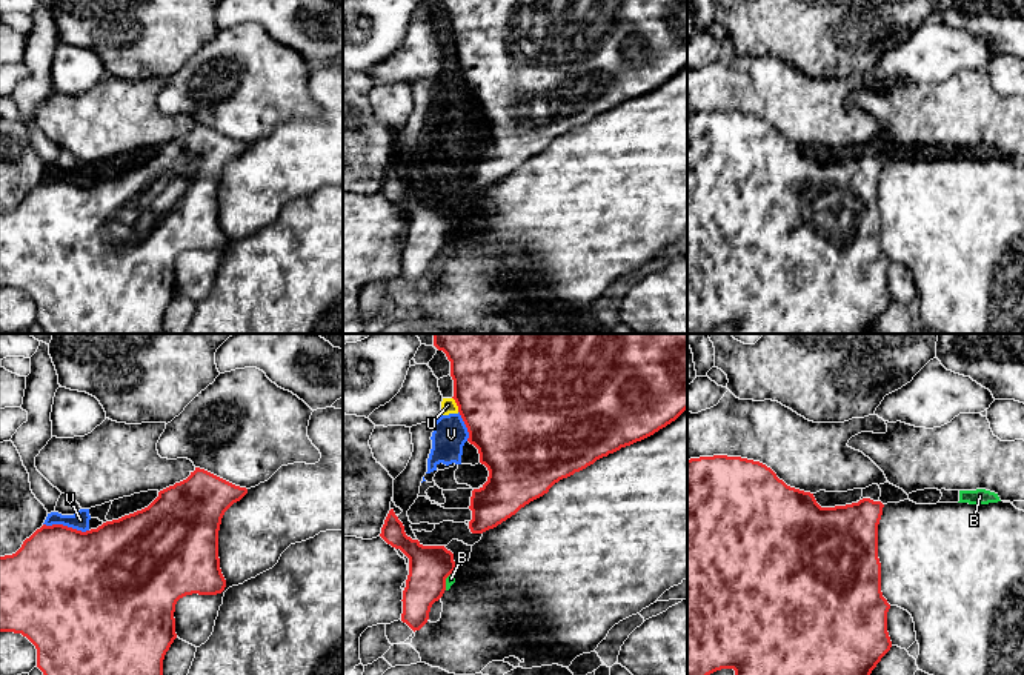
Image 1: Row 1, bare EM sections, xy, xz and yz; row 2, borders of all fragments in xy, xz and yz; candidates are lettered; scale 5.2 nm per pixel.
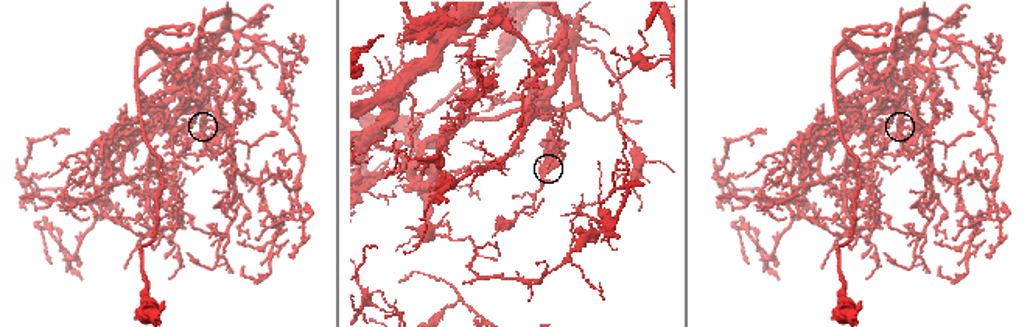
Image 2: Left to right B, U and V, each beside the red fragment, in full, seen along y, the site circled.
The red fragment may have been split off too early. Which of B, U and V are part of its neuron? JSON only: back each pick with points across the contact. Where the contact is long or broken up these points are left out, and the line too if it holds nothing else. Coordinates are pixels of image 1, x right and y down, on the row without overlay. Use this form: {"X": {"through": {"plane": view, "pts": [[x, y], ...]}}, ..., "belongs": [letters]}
{"belongs": []}

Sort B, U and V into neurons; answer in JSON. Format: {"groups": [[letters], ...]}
{"groups": [["B", "U", "V"]]}

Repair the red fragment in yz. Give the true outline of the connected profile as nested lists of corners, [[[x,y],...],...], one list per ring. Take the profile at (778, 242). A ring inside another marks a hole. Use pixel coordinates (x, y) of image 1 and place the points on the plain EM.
[[[713,111],[687,115],[687,334],[706,334],[733,324],[733,334],[869,334],[890,306],[887,268],[881,248],[878,180],[884,160],[870,154],[821,163],[813,149],[787,141],[766,120],[741,112]]]

